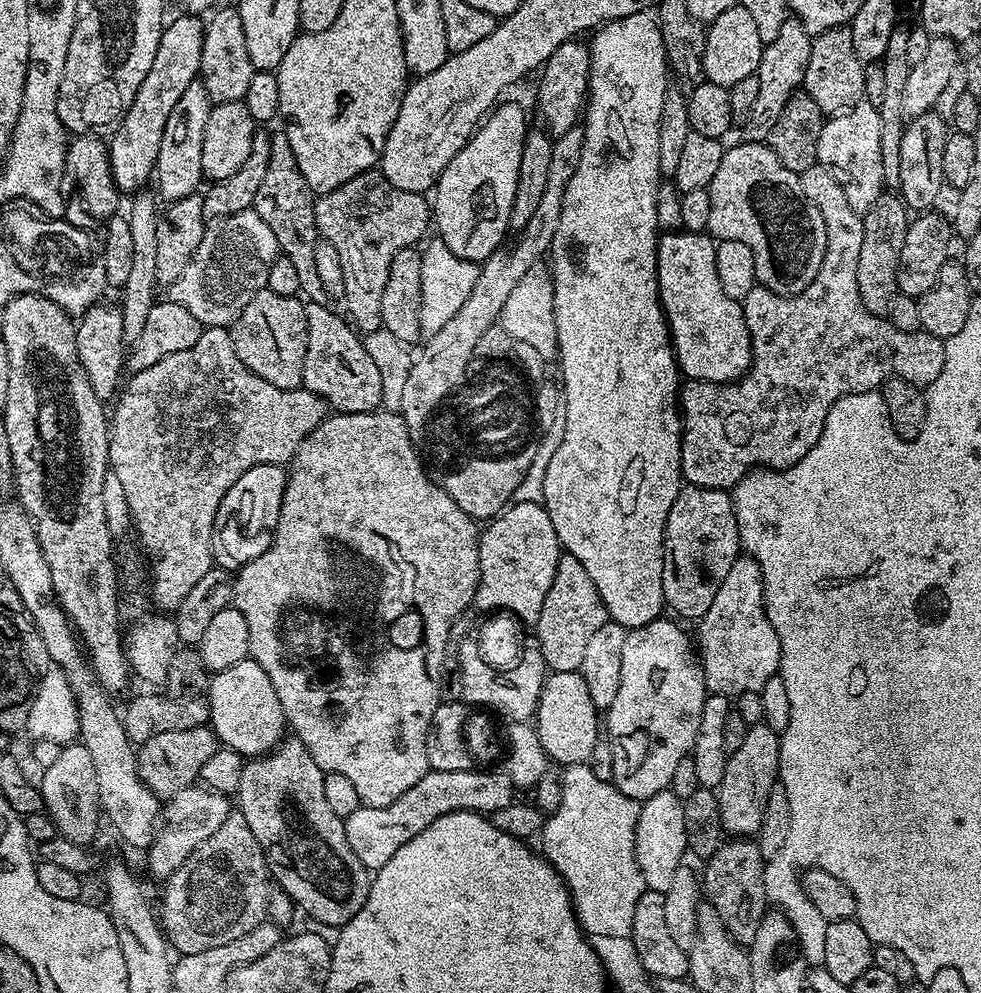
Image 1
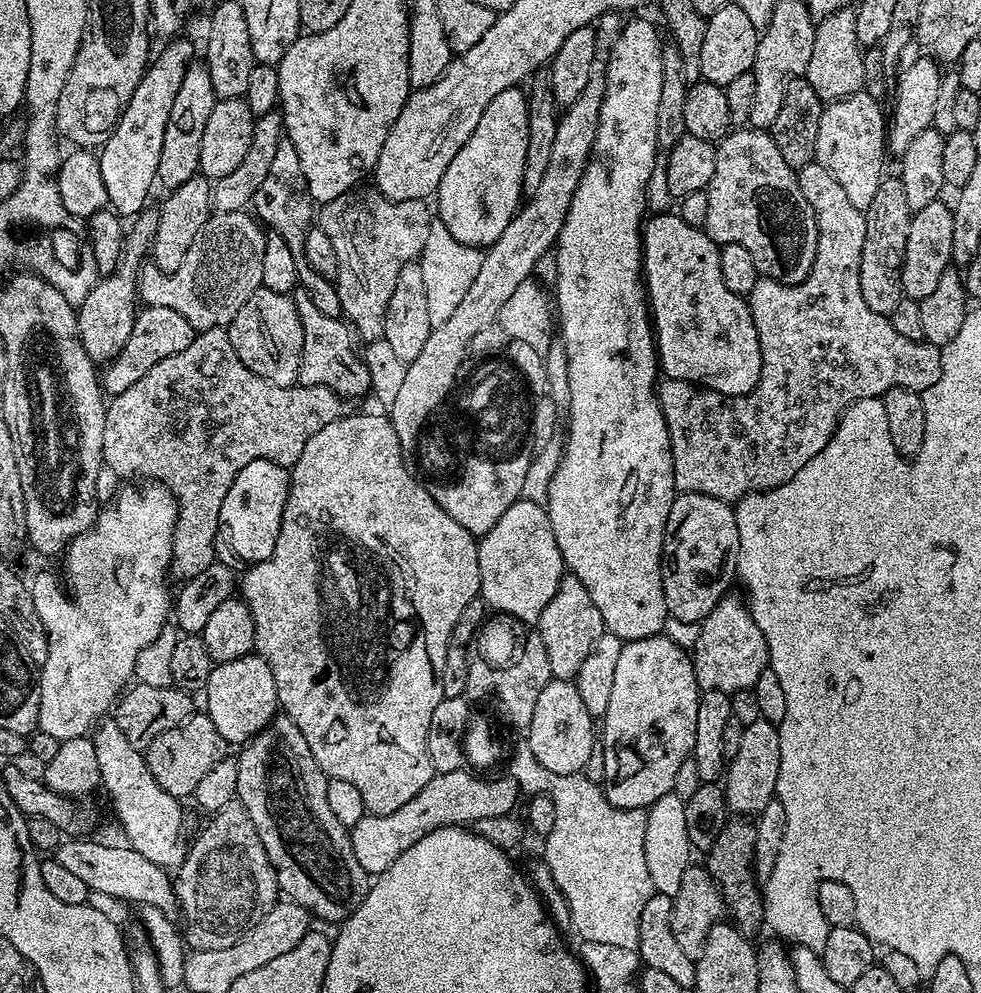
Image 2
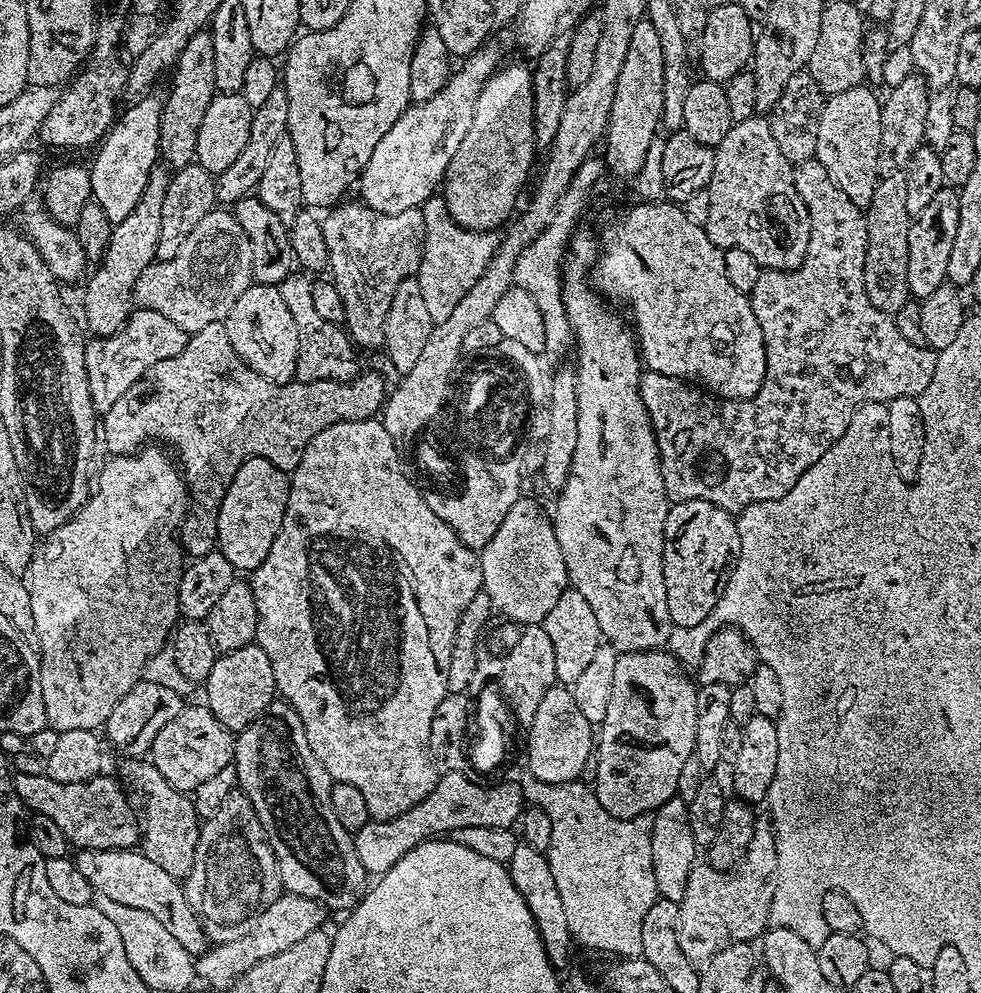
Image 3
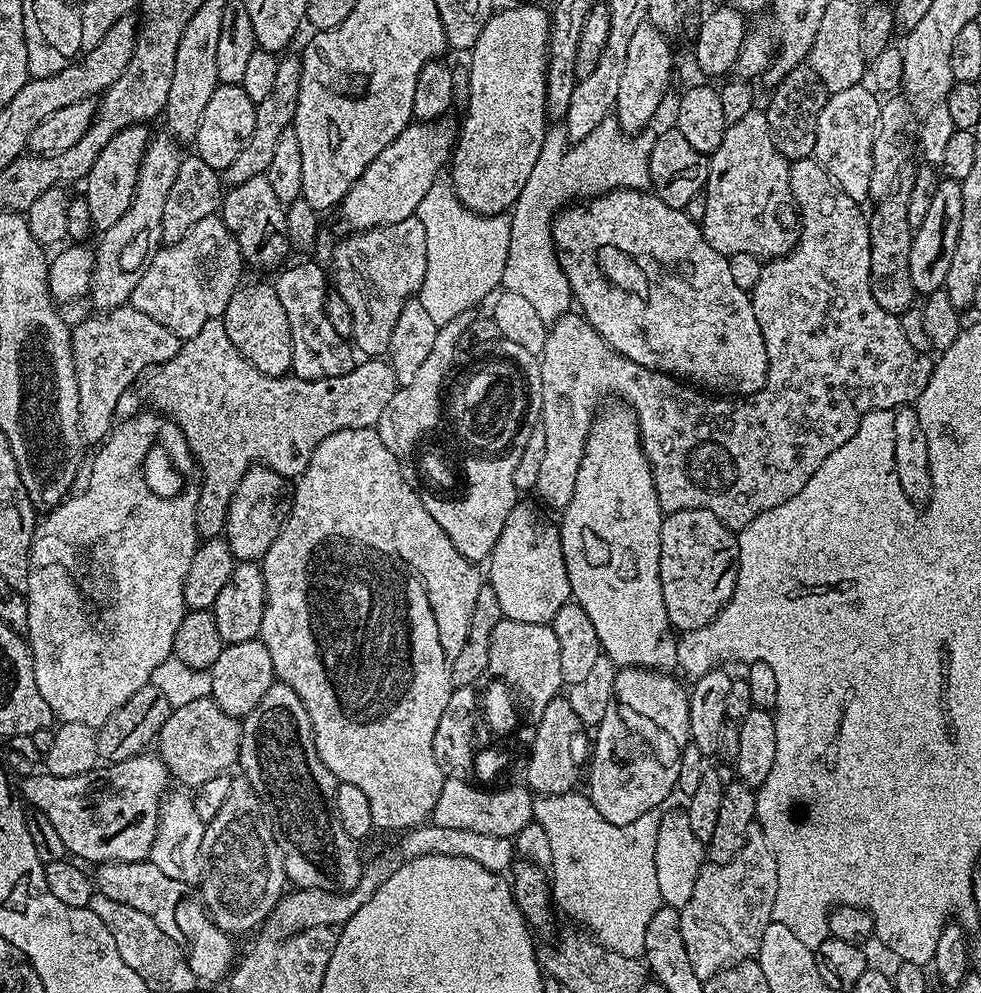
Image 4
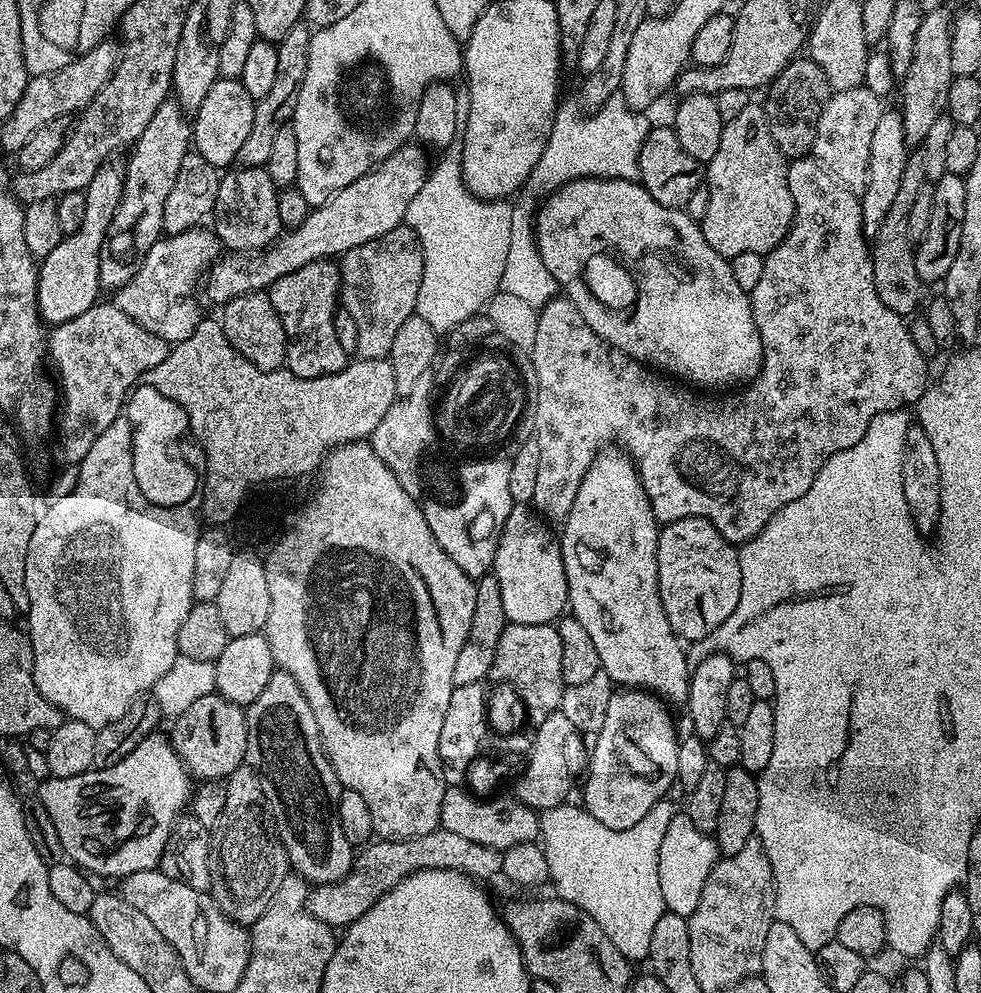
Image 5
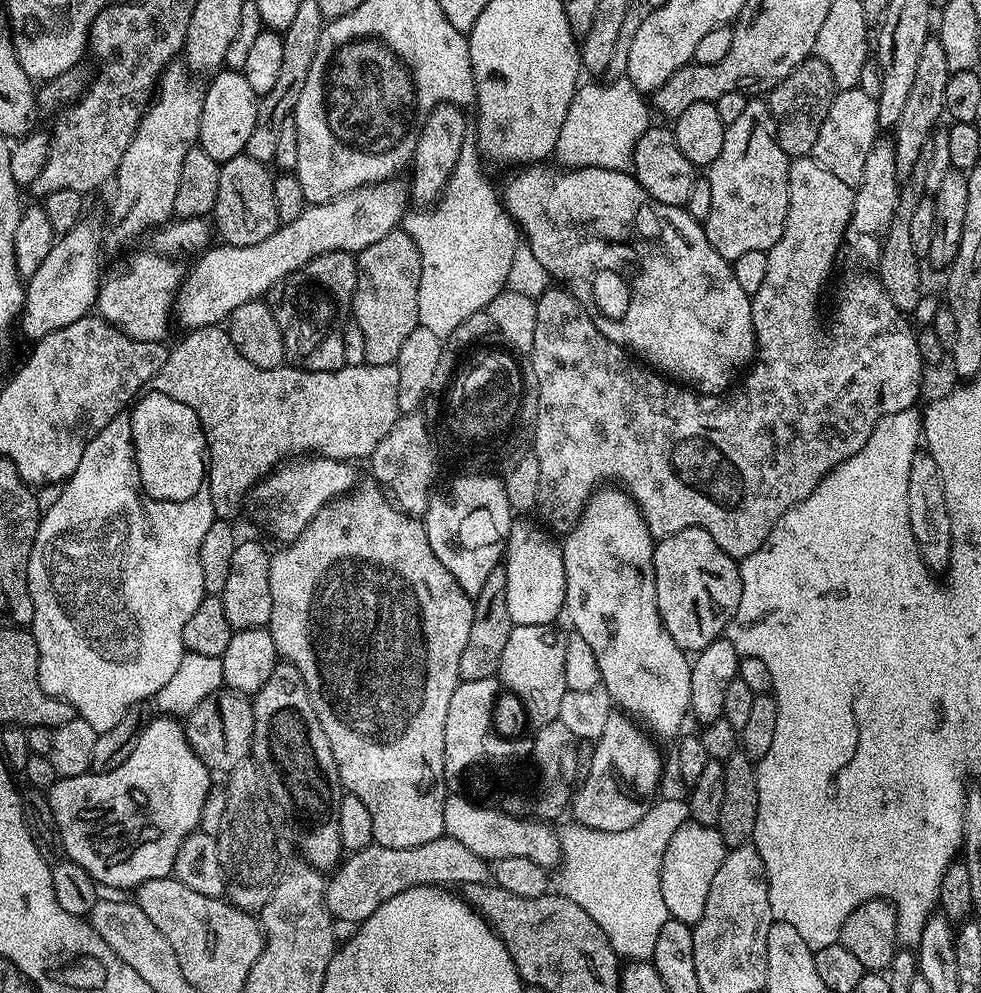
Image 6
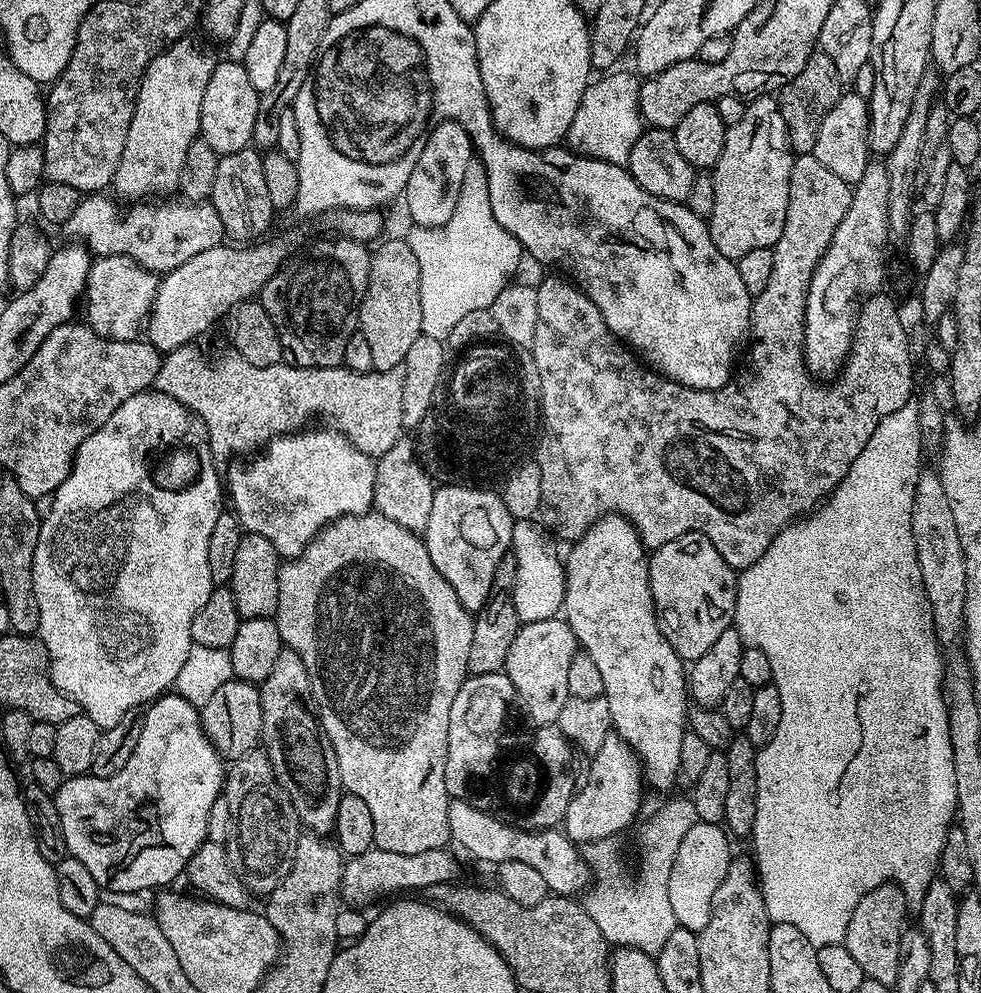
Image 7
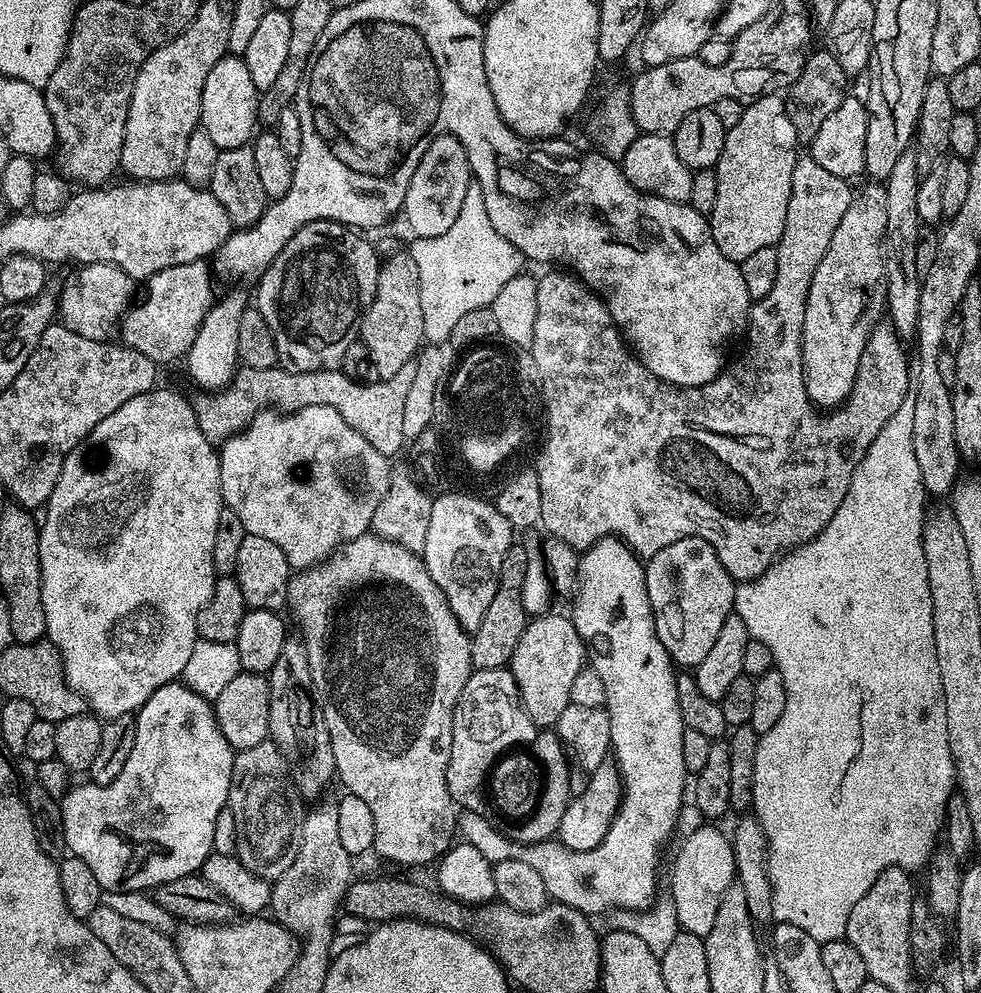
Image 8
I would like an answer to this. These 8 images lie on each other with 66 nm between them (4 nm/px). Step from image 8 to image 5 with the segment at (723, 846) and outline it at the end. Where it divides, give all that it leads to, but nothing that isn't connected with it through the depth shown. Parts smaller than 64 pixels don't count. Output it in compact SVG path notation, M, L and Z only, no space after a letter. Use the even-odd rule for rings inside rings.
M687 814L670 818L670 826L658 850L658 886L662 890L665 909L685 918L694 914L694 906L698 906L698 898L702 896L702 886L706 884L706 878L710 878L710 870L717 859L716 841L709 833L698 830Z

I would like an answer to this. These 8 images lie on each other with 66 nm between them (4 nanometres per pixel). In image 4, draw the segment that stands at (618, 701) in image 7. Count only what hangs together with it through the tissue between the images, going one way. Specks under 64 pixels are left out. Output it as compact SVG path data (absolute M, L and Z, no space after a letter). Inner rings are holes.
M627 406L612 408L609 412L601 411L593 419L592 427L588 430L588 437L584 443L584 453L578 466L578 478L574 482L574 494L570 502L562 510L564 516L558 520L562 554L566 558L566 574L570 578L572 587L571 599L582 606L594 624L594 634L598 634L603 655L609 656L613 664L620 668L651 668L653 670L672 670L676 668L676 642L677 633L674 631L670 618L666 614L666 602L662 602L662 582L660 581L660 531L665 513L660 511L658 494L654 490L654 478L640 445L640 428L636 425L636 415Z

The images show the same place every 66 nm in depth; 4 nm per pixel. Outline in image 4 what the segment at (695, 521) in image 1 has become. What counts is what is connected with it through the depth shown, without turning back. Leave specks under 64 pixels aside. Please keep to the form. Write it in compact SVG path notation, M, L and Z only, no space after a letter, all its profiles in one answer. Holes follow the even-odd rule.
M691 508L665 515L660 531L662 602L666 602L666 614L677 633L706 626L728 605L740 561L736 538L737 533L718 522L710 510Z

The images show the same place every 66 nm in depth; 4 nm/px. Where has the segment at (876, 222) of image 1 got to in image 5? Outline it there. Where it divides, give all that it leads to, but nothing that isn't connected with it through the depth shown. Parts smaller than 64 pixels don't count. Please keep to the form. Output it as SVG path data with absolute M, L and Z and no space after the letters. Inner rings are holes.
M909 151L906 170L902 170L902 186L898 186L898 198L894 198L894 206L890 206L882 226L878 226L878 234L870 244L874 290L887 308L905 318L911 317L911 312L920 304L922 281L916 269L914 242L908 233L908 215L910 206L914 206L914 198L918 198L925 184L926 158L923 151Z

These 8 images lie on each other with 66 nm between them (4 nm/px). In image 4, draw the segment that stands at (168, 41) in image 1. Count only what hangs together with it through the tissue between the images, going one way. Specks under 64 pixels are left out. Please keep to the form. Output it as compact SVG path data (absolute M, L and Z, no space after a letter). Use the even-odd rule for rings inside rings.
M135 124L110 138L106 142L102 154L98 154L98 162L90 170L90 174L83 181L82 195L84 201L90 206L90 218L97 229L103 230L114 226L122 214L130 206L134 198L134 186L138 182L138 170L144 157L144 151L148 148L150 132L147 132L144 124Z

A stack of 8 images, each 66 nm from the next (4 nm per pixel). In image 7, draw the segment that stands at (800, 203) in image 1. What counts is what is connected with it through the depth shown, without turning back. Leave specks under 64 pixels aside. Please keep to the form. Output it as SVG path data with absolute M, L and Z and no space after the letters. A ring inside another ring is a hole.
M760 94L756 100L745 107L738 126L728 129L724 139L724 149L718 158L715 168L711 169L714 182L714 210L706 221L708 233L722 250L726 258L738 261L742 254L750 254L750 250L773 249L778 238L782 238L782 230L786 226L786 210L790 202L790 170L793 153L789 151L786 126L779 112L777 97L772 94Z

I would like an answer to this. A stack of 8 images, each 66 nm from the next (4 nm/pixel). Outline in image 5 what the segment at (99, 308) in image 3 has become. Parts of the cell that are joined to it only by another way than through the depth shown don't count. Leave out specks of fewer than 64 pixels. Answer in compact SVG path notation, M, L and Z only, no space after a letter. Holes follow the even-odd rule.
M165 102L158 106L146 130L142 130L136 143L131 145L127 153L128 164L124 168L124 193L100 247L98 274L101 289L115 290L130 282L150 246L161 239L164 232L162 210L166 206L166 197L174 187L178 166L182 166L182 158L190 151L192 143L192 124L184 109L175 102Z

